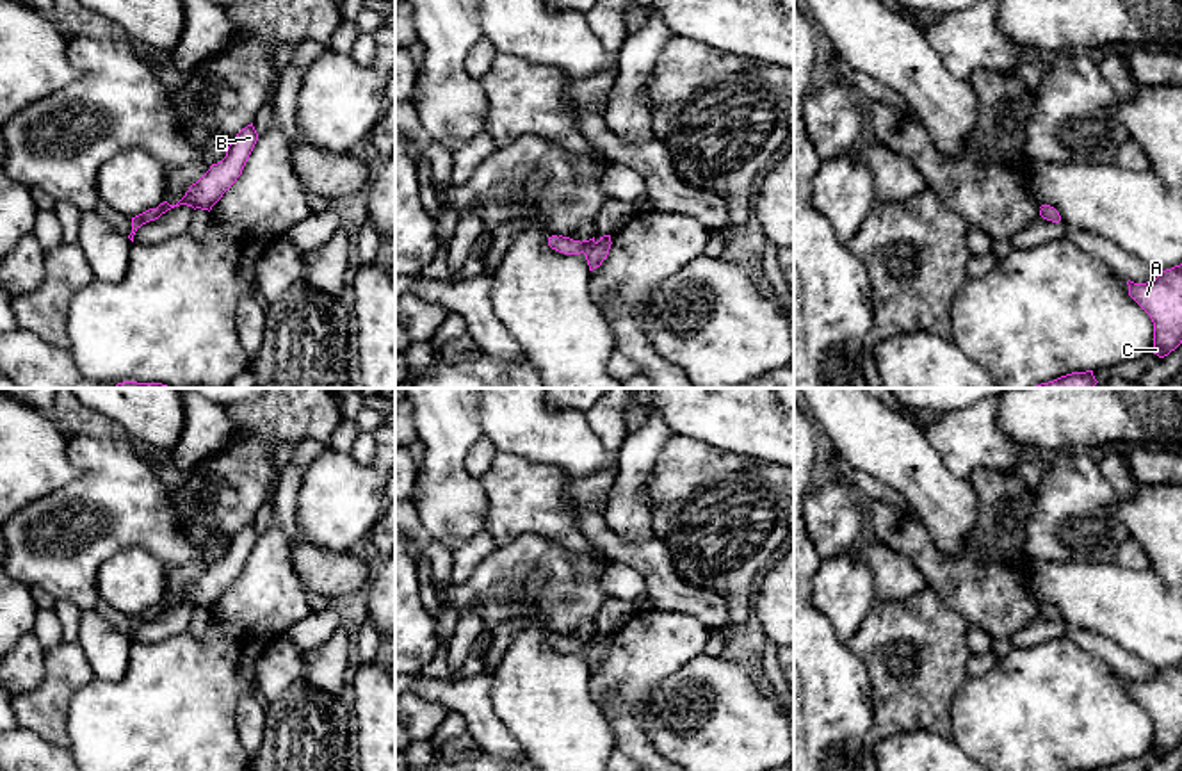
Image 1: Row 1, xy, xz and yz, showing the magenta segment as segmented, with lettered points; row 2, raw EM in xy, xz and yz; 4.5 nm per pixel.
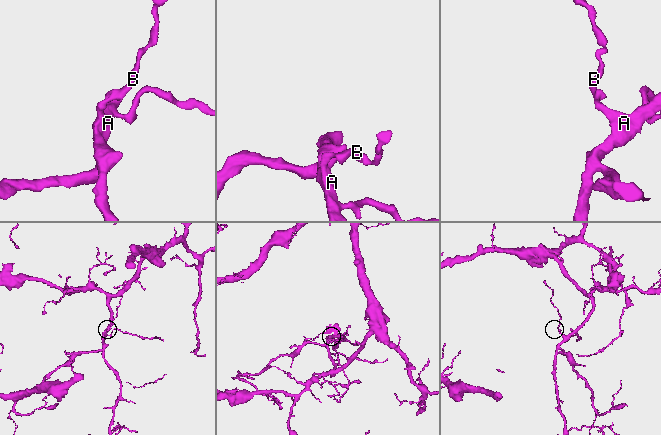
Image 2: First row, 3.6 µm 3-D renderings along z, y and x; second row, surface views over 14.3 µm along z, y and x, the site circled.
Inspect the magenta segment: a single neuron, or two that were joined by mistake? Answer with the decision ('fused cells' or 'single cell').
fused cells

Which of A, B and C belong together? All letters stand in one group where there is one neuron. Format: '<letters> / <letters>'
A C / B

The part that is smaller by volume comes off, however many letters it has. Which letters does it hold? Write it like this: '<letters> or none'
B

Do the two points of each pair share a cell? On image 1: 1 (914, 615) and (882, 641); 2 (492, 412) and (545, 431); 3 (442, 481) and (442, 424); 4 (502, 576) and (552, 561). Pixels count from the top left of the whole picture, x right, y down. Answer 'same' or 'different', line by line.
1: same
2: same
3: same
4: same

